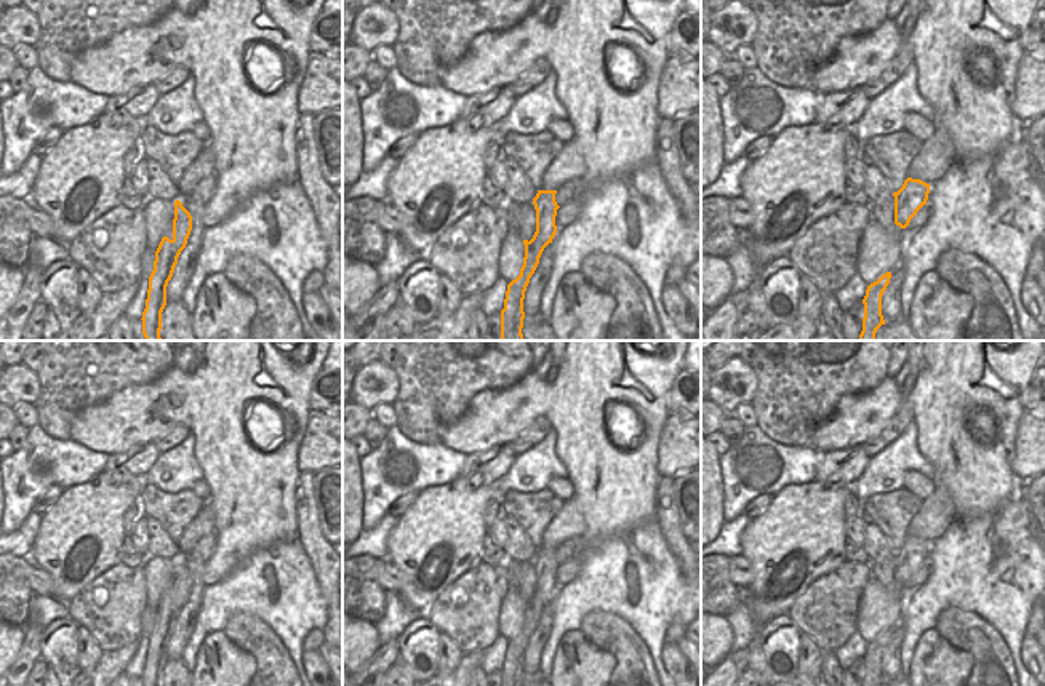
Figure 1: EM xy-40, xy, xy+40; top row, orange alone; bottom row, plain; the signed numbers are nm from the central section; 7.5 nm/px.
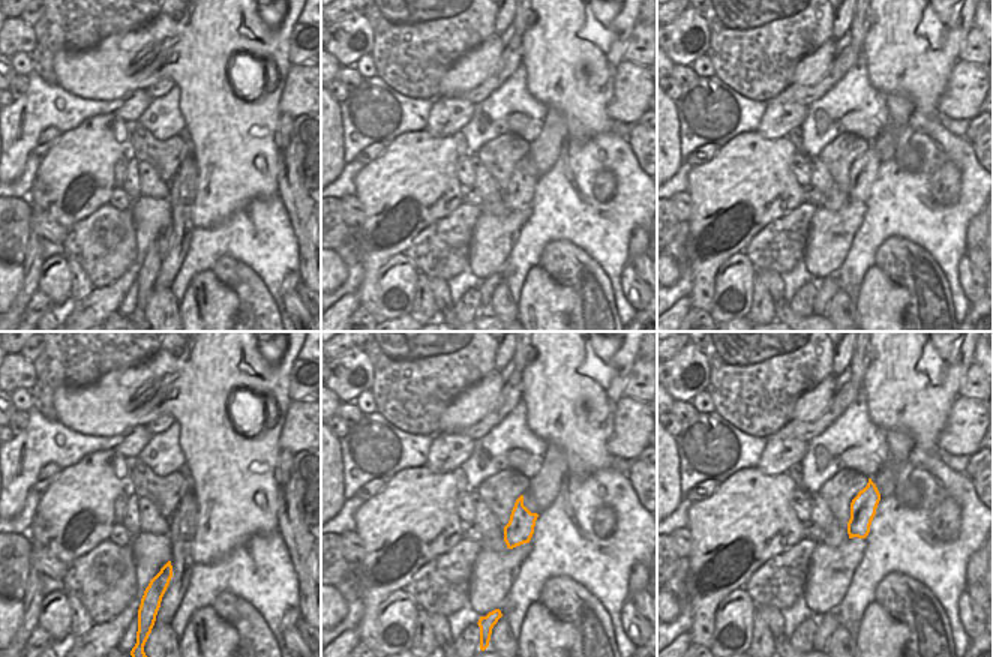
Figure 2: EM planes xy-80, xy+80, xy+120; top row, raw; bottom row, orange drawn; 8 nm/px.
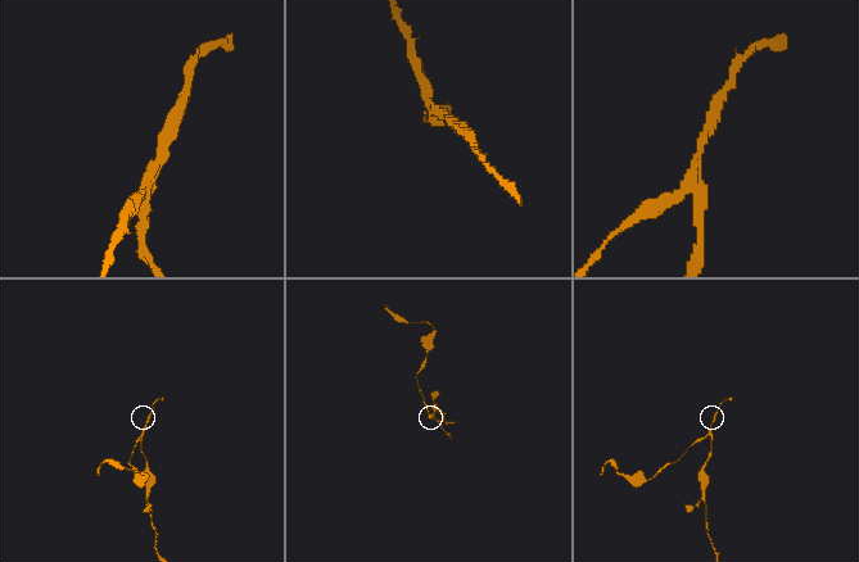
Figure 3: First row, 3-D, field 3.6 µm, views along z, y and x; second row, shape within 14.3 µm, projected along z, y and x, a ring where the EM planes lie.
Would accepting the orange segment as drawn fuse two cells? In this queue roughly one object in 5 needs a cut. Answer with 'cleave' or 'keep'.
cleave

